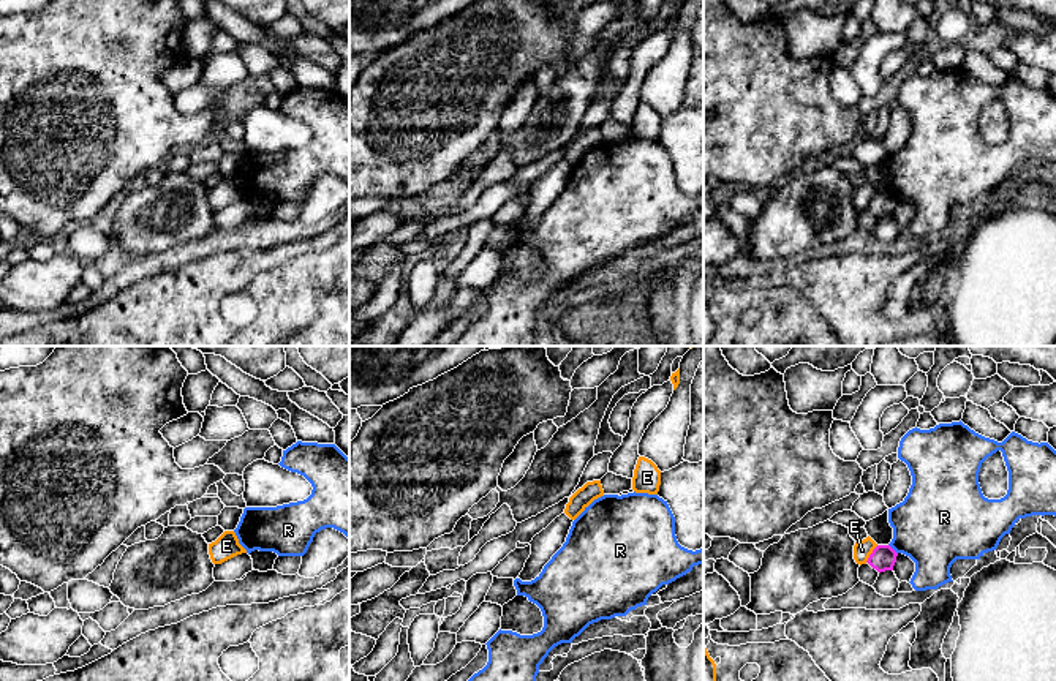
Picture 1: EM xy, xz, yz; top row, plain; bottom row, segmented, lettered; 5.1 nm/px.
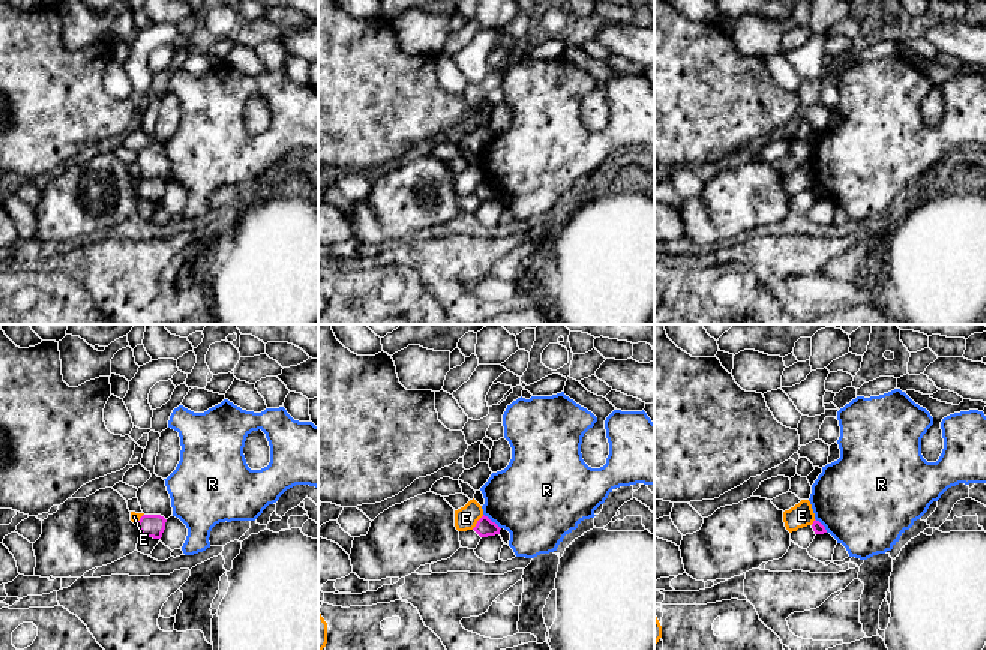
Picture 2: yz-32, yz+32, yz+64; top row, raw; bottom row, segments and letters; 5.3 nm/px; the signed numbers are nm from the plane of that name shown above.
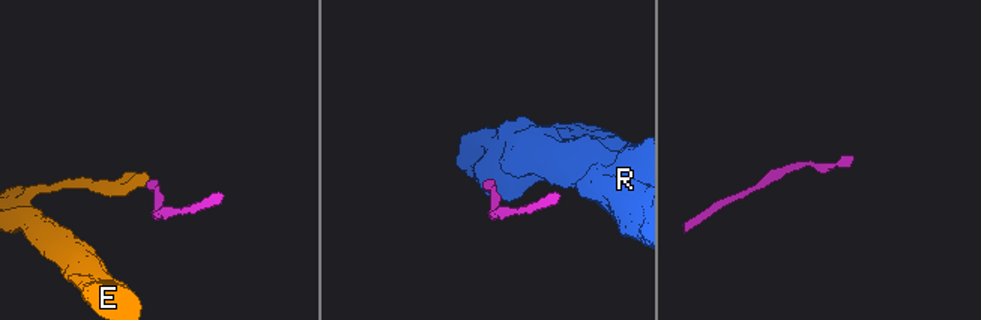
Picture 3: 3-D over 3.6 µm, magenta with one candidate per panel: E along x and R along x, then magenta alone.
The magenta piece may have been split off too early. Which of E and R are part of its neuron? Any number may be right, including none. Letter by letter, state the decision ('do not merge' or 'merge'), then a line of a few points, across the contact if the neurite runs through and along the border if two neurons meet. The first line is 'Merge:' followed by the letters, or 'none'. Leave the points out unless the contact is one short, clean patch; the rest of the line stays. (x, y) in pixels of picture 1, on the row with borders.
Merge: none
E: do not merge; line yz (878, 545), (865, 561)
R: do not merge; line yz (889, 544), (897, 553)

